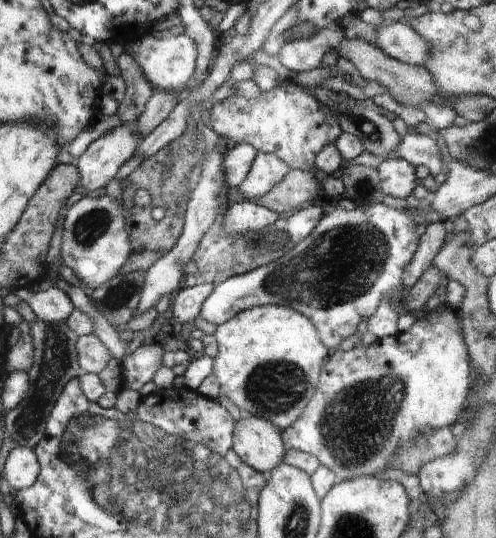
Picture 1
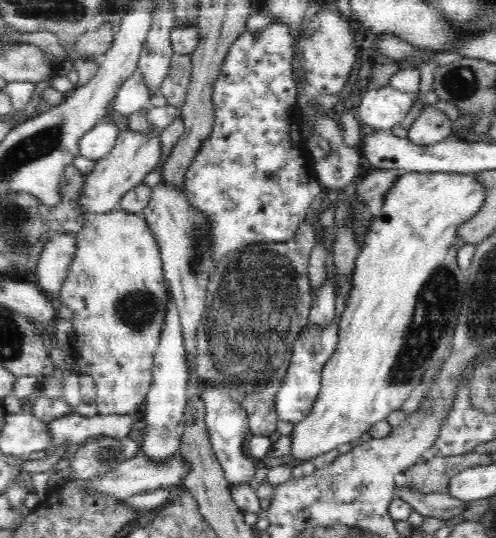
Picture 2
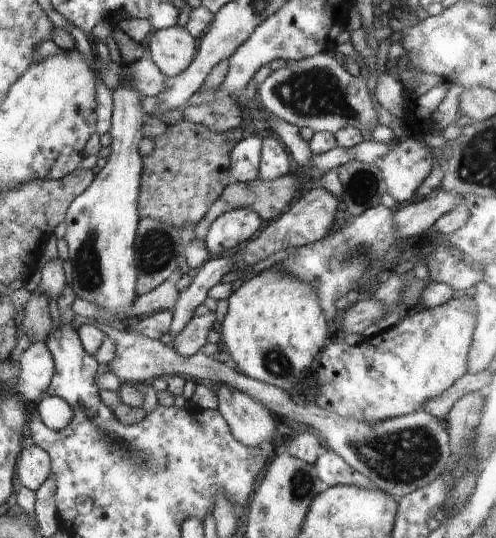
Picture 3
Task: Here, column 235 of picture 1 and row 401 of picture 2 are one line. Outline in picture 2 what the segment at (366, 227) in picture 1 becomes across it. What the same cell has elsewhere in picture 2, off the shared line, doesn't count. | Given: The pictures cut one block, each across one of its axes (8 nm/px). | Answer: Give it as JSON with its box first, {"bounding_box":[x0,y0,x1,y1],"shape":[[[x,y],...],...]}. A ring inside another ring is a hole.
{"bounding_box":[275,320,339,423],"shape":[[[334,320],[328,326],[318,326],[317,324],[308,323],[296,338],[293,346],[291,363],[289,364],[286,376],[284,376],[283,383],[281,384],[276,394],[275,409],[278,413],[278,420],[284,422],[297,423],[304,420],[312,406],[318,398],[321,386],[321,374],[324,364],[333,355],[339,340],[339,327],[338,323]]]}

